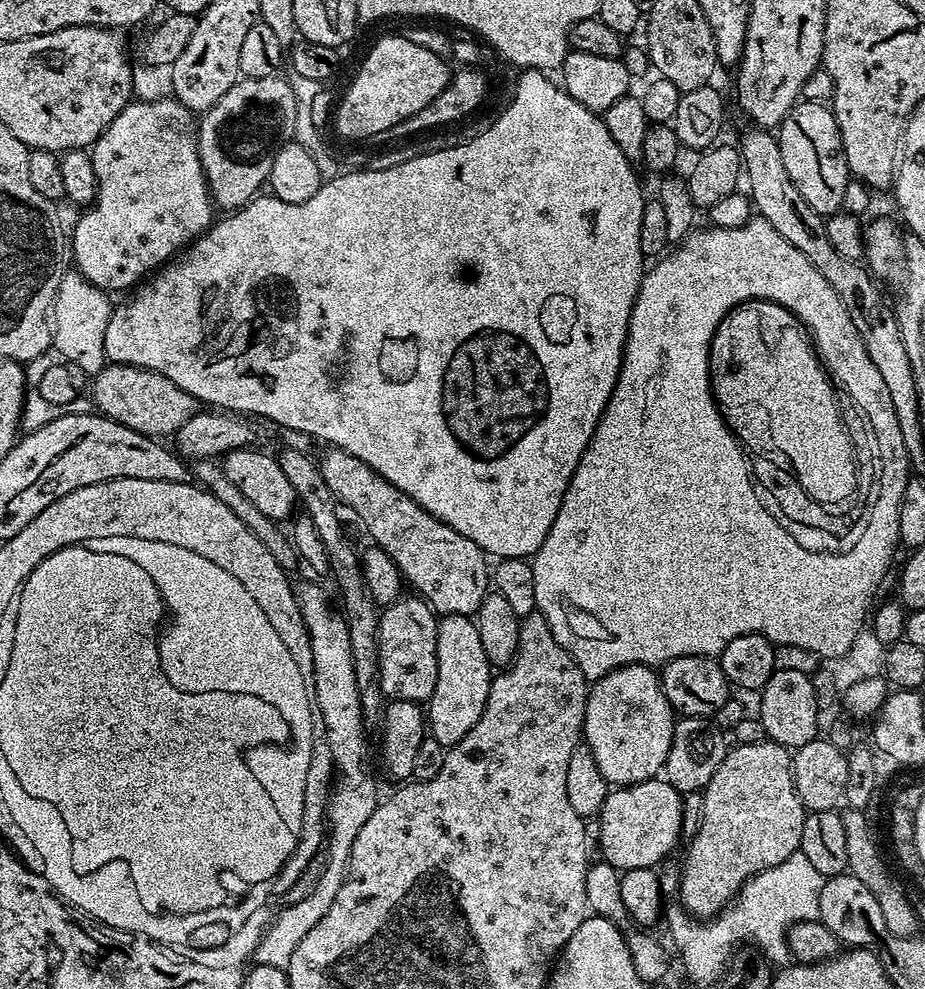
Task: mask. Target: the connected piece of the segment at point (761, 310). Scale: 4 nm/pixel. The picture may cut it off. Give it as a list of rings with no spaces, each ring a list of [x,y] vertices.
[[[750,300],[733,308],[727,316],[722,318],[722,322],[716,327],[715,334],[712,335],[712,344],[708,348],[708,382],[712,390],[712,399],[716,401],[716,407],[720,409],[724,423],[731,428],[732,435],[752,456],[771,458],[775,465],[780,464],[787,475],[797,481],[806,496],[815,500],[819,506],[823,506],[825,509],[827,509],[826,507],[844,508],[850,504],[851,495],[856,486],[853,483],[853,473],[858,469],[856,452],[852,449],[852,440],[848,437],[847,430],[844,429],[843,418],[840,417],[840,404],[836,401],[837,389],[817,356],[808,329],[801,324],[795,314],[782,305],[774,304],[768,300]]]

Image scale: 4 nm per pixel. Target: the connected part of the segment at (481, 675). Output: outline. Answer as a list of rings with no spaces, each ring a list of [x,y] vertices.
[[[445,616],[437,623],[436,653],[438,682],[431,700],[426,704],[426,724],[431,739],[447,750],[462,742],[478,718],[482,718],[492,689],[494,669],[488,663],[486,650],[482,650],[482,638],[478,638],[475,619],[467,616]]]

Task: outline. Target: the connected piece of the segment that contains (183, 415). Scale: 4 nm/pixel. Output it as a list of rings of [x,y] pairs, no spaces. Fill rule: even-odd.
[[[109,363],[94,376],[94,382],[96,382],[96,404],[100,407],[97,409],[108,418],[149,438],[175,437],[176,431],[198,411],[198,402],[189,392],[182,390],[182,386],[170,382],[170,378],[157,372],[151,372],[149,368],[135,368],[129,364]]]

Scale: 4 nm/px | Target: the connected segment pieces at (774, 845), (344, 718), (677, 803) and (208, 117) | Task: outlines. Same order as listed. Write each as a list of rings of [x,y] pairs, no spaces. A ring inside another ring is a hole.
[[[767,738],[762,742],[729,747],[724,761],[702,789],[702,796],[704,805],[700,808],[700,829],[684,860],[679,903],[687,915],[705,921],[719,916],[748,880],[753,880],[759,872],[778,866],[778,862],[786,862],[786,858],[800,851],[806,809],[794,786],[792,752]]]
[[[304,584],[295,589],[296,605],[300,607],[301,618],[314,650],[313,676],[316,683],[316,708],[318,716],[324,719],[324,728],[328,731],[326,746],[332,752],[335,764],[334,779],[331,782],[331,795],[328,798],[326,813],[326,854],[328,861],[312,888],[312,893],[299,897],[304,908],[296,908],[293,903],[284,906],[280,917],[273,919],[265,936],[260,940],[254,957],[256,964],[265,964],[287,969],[290,958],[296,950],[304,933],[304,916],[312,920],[312,925],[328,913],[348,870],[350,850],[354,846],[354,838],[358,838],[358,830],[366,826],[370,814],[374,814],[378,803],[376,797],[376,780],[368,769],[368,740],[364,737],[366,725],[362,706],[360,705],[358,682],[355,681],[354,656],[351,653],[350,634],[345,617],[328,605],[324,592],[316,584]]]
[[[664,778],[611,789],[598,817],[603,859],[619,872],[657,867],[680,838],[682,800],[680,791]]]
[[[267,76],[265,79],[242,78],[215,103],[210,111],[203,113],[198,124],[198,154],[208,179],[208,191],[217,209],[235,210],[244,207],[265,187],[274,154],[281,144],[295,135],[297,118],[297,91],[282,76]]]

